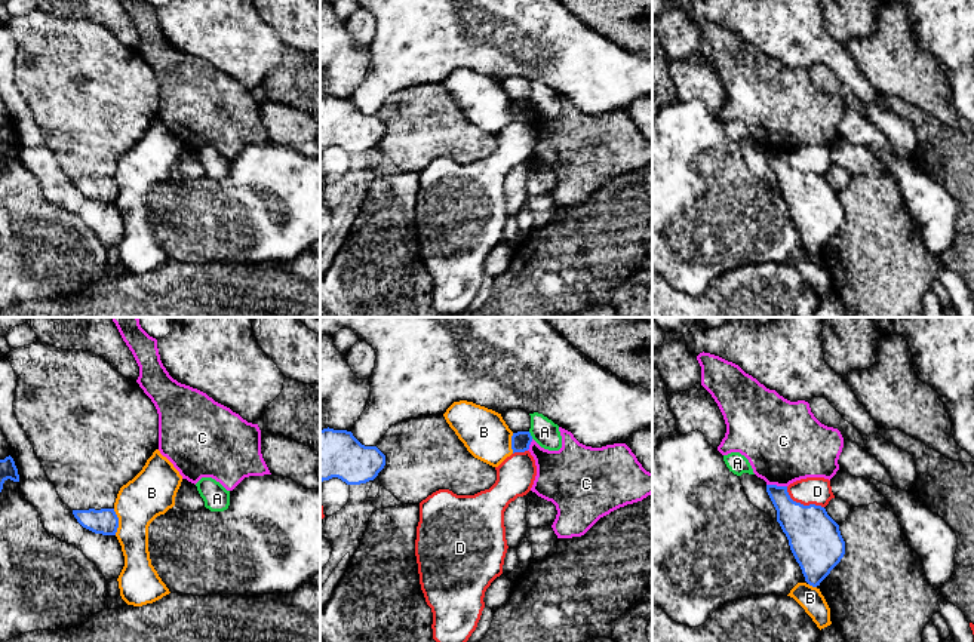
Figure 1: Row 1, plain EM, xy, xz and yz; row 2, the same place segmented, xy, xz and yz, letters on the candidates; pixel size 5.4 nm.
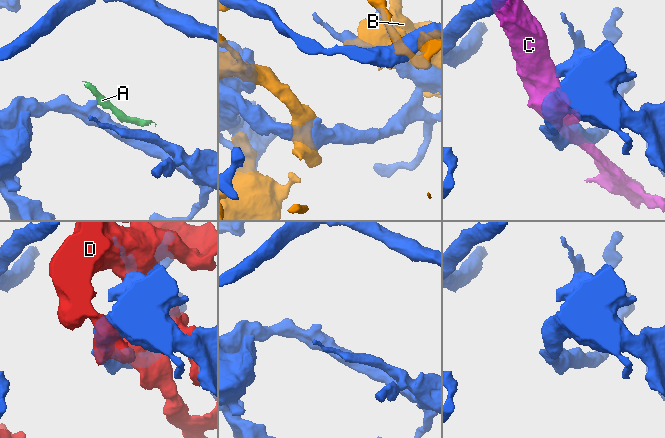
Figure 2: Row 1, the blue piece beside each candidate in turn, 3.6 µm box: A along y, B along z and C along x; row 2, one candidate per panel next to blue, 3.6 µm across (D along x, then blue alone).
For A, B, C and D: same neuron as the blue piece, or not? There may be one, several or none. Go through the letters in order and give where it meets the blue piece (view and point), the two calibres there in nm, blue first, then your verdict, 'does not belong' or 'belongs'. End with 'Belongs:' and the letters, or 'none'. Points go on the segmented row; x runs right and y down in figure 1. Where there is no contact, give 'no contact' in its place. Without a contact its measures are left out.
A: xz (529, 435) | 110/150 nm | does not belong
B: xy (117, 522) | 140/260 nm | does not belong
C: yz (776, 485) | 200/440 nm | does not belong
D: yz (802, 504) | 280/150 nm | does not belong
Belongs: none

